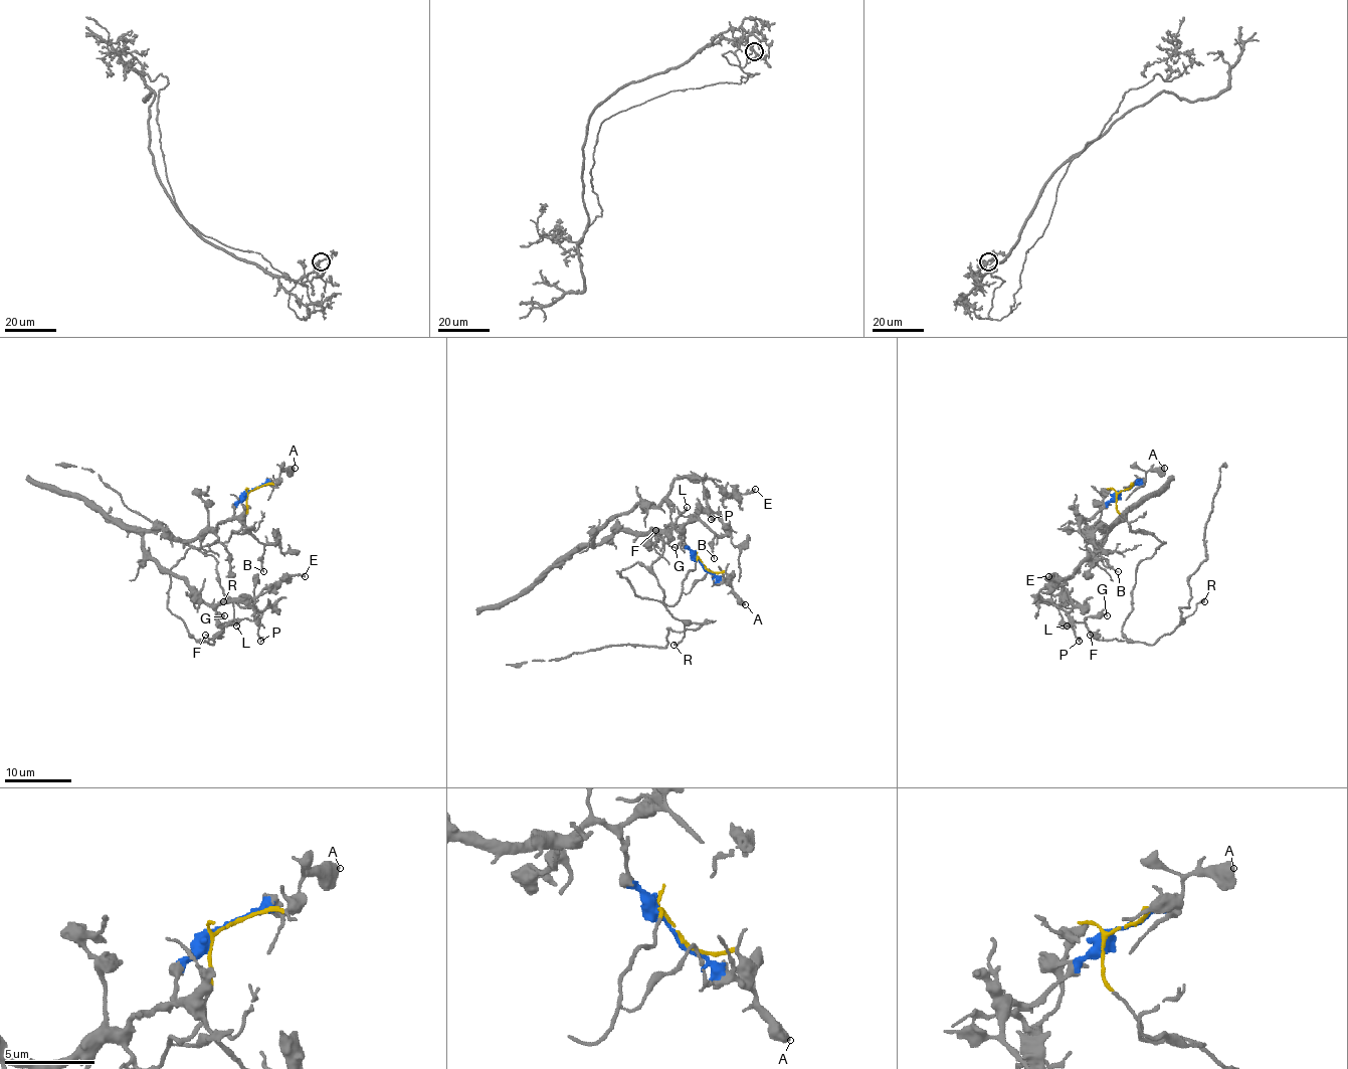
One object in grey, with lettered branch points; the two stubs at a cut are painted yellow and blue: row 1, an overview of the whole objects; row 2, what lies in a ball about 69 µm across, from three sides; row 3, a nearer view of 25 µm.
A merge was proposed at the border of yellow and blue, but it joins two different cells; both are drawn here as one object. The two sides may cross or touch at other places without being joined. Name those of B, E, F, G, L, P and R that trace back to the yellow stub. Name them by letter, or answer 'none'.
F, G, L, R

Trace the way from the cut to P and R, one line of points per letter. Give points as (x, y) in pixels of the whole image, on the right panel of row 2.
P: (1123, 491), (1085, 523), (1105, 539), (1065, 583), (1065, 604), (1037, 599), (1065, 611), (1078, 642)
R: (1123, 491), (1116, 511), (1130, 530), (1150, 531), (1164, 543), (1138, 564), (1123, 635), (1151, 645), (1204, 601)

